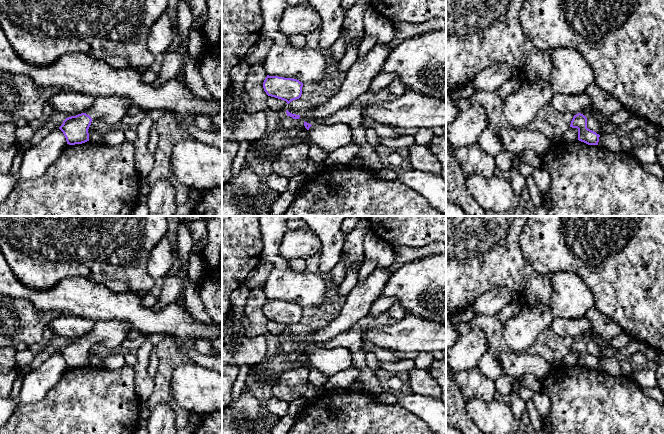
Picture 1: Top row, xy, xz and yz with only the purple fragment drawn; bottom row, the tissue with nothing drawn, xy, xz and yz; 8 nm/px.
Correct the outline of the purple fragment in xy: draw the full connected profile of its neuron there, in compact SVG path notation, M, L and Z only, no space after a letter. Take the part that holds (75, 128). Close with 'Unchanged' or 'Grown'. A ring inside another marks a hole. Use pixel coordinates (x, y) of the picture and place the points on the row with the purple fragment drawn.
M94 98L93 106L86 113L66 118L59 129L63 132L67 144L82 144L89 141L88 129L93 120L103 121L110 126L116 125L126 115L130 106L126 98Z. Grown

